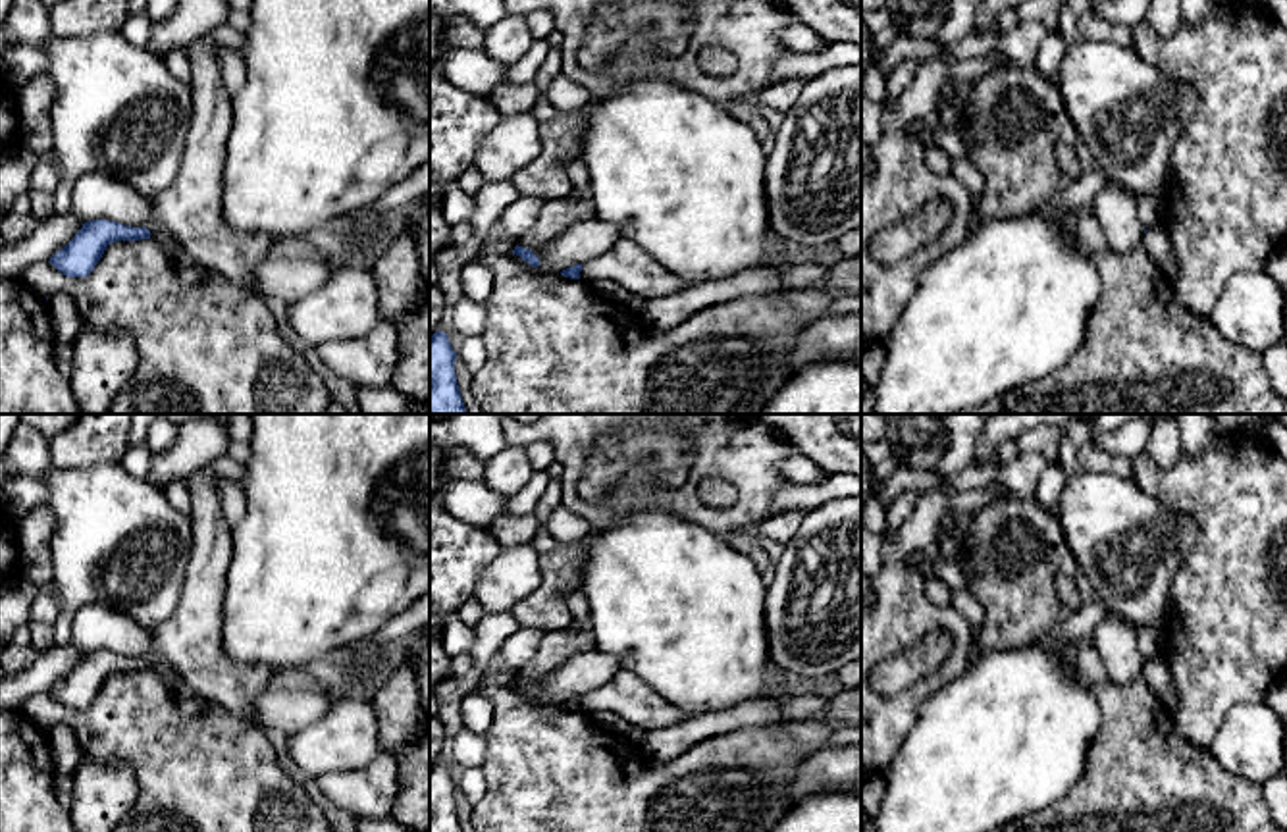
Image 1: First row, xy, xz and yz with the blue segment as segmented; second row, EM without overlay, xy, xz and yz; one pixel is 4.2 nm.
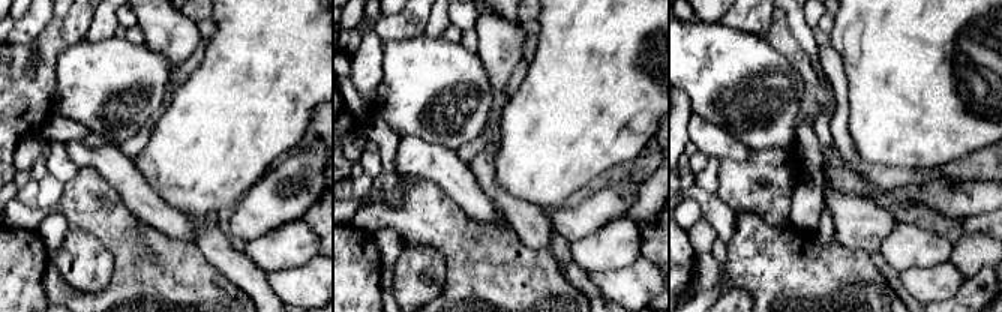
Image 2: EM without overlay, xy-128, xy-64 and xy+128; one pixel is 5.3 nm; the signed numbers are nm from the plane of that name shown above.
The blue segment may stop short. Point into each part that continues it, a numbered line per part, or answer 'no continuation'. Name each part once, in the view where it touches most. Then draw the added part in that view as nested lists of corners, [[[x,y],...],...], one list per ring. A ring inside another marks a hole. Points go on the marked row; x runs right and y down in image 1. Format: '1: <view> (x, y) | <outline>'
no continuation

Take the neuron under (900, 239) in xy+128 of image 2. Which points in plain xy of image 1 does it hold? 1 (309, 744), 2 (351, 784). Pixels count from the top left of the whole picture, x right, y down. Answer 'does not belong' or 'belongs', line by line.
1: belongs
2: does not belong

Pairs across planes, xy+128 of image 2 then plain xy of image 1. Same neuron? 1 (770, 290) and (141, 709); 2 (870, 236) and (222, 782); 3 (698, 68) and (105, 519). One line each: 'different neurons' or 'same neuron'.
1: same neuron
2: different neurons
3: same neuron

